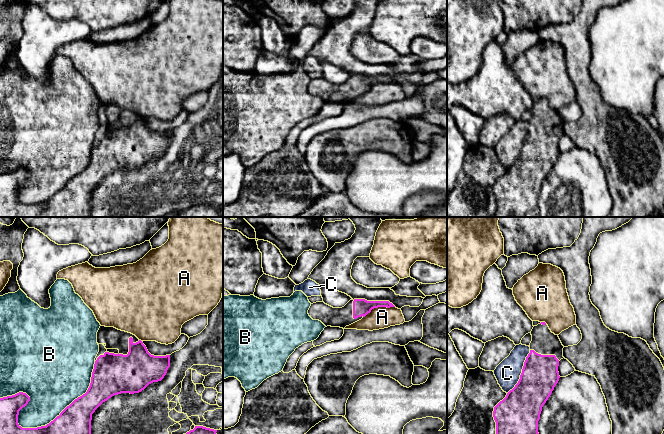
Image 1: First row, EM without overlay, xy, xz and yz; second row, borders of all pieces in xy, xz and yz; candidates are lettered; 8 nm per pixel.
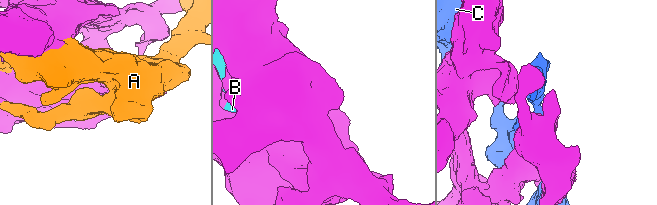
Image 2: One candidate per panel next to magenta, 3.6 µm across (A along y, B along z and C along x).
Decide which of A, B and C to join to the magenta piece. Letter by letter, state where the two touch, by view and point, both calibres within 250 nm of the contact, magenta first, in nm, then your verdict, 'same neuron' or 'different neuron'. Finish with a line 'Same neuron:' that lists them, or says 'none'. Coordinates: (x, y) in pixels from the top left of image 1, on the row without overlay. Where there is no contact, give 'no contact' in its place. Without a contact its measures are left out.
A: meets magenta in xz at (378, 82); 140 nm thick on the magenta side, 180 nm on the other; different neuron
B: meets magenta in xy at (21, 184); 220 nm thick on the magenta side, 320 nm on the other; different neuron
C: meets magenta in yz at (522, 148); 300 nm thick on the magenta side, 200 nm on the other; different neuron
Same neuron: none

